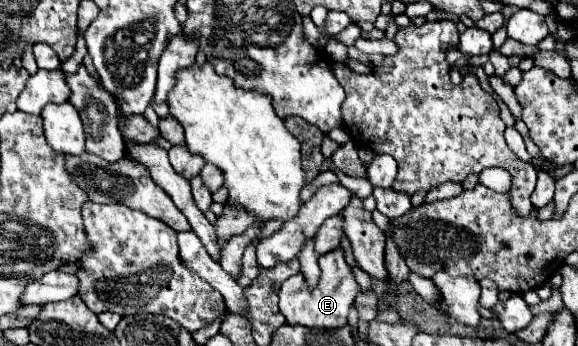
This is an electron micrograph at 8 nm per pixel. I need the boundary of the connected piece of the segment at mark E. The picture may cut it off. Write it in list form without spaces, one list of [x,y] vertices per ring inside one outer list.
[[[342,247],[322,255],[318,259],[320,263],[320,273],[322,277],[318,279],[318,285],[314,289],[308,287],[308,283],[304,283],[304,275],[296,273],[290,279],[286,279],[278,291],[280,297],[280,313],[286,317],[286,323],[290,325],[306,325],[306,327],[324,327],[324,329],[332,329],[332,327],[342,327],[346,325],[346,317],[350,307],[354,305],[354,299],[360,291],[352,269],[346,265],[344,261],[344,251]]]

